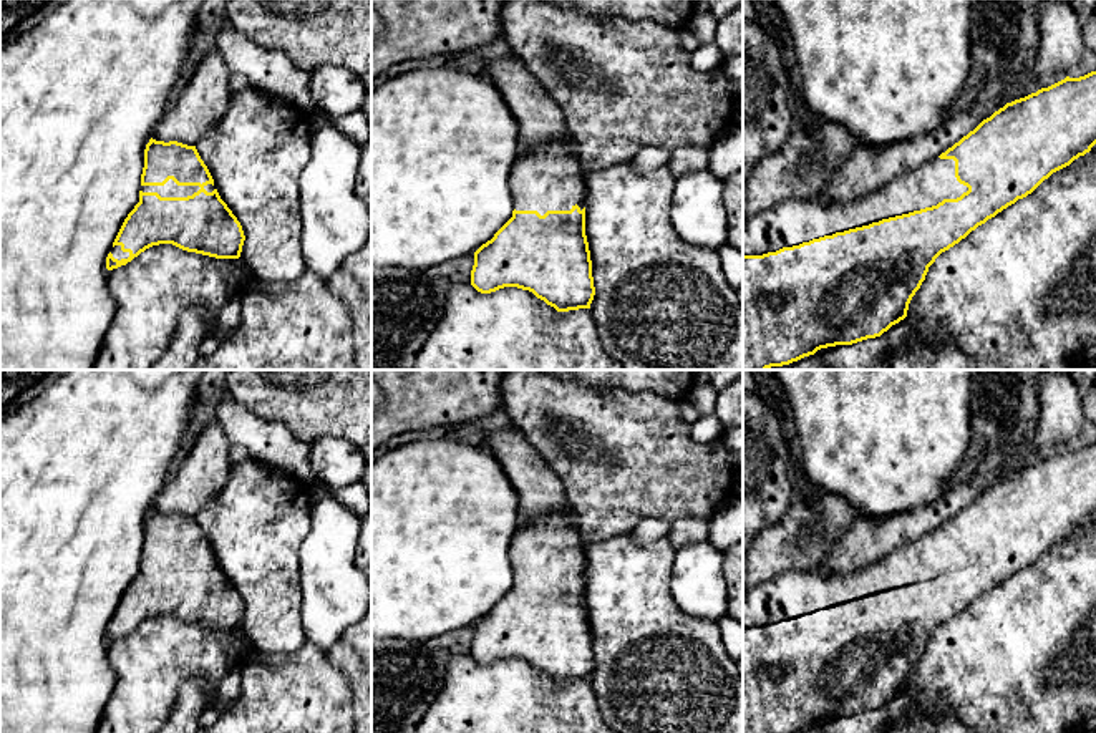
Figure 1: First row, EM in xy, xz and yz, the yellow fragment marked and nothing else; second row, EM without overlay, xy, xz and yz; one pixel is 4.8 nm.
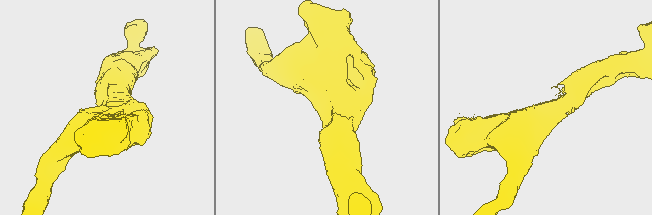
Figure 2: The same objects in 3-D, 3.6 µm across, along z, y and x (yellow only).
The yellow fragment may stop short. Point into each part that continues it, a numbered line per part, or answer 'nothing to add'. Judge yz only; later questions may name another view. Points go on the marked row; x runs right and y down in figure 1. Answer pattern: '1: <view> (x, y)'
1: yz (791, 223)

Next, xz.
1: xz (549, 178)

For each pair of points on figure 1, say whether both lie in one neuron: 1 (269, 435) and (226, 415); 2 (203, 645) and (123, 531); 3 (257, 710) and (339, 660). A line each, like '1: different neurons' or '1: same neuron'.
1: same neuron
2: different neurons
3: different neurons

